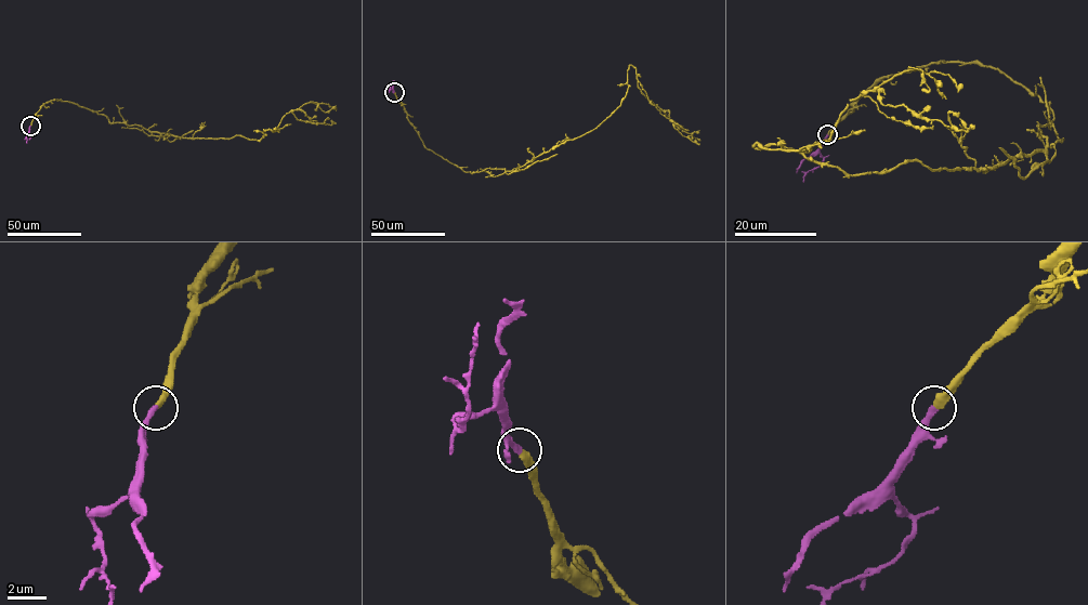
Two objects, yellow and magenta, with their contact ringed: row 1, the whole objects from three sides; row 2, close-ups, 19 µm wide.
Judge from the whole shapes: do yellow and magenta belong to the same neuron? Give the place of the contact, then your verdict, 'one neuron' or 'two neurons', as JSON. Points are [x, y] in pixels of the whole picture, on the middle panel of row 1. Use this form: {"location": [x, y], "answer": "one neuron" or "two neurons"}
{"location": [394, 92], "answer": "one neuron"}

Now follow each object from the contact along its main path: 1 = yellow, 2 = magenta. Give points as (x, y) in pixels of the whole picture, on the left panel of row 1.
1: (30, 126), (53, 100), (187, 139), (259, 141), (299, 109), (330, 120)
2: (30, 126), (26, 143)

